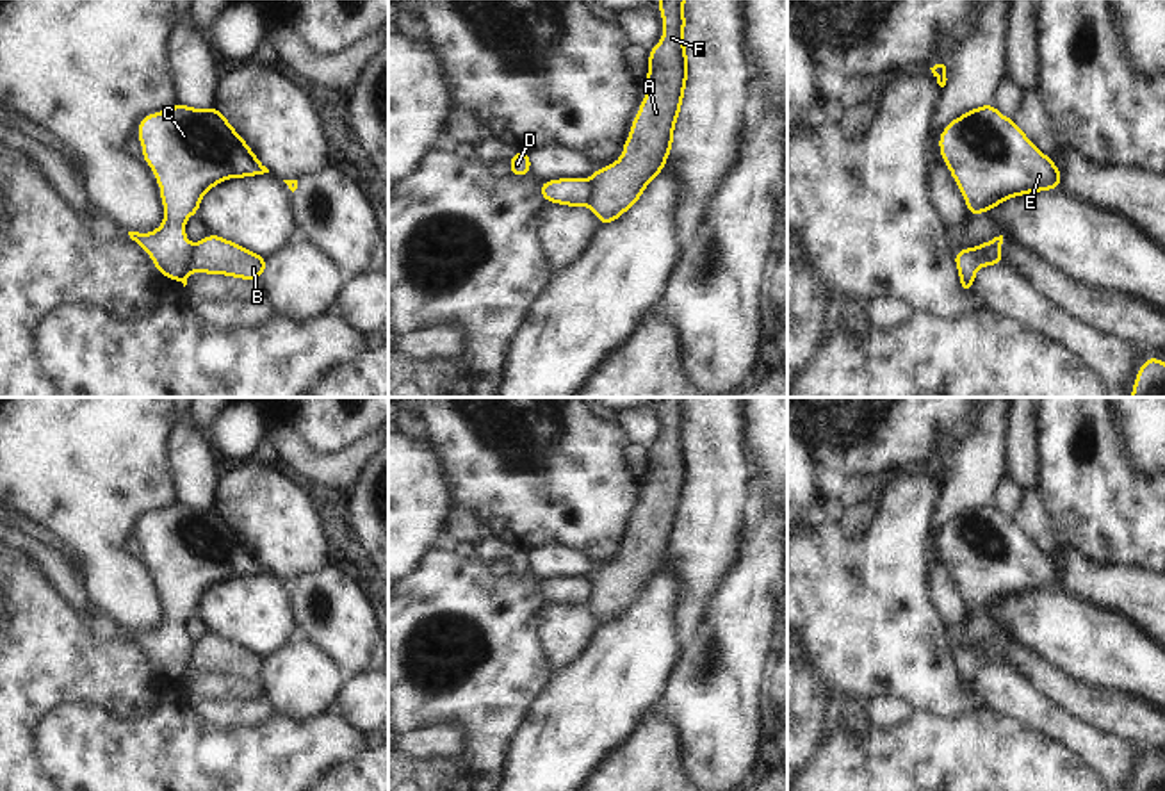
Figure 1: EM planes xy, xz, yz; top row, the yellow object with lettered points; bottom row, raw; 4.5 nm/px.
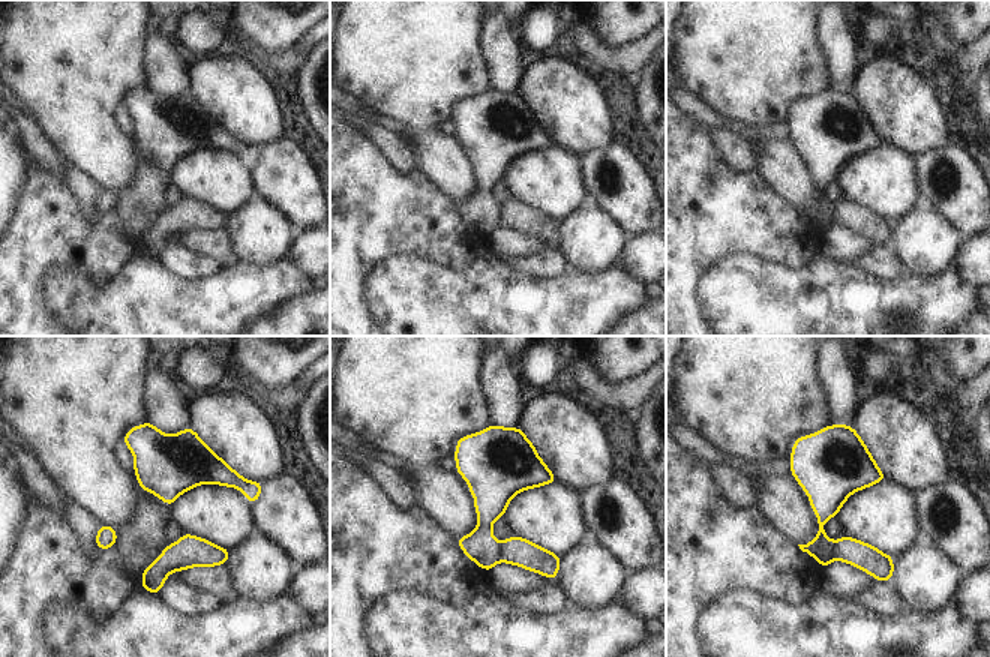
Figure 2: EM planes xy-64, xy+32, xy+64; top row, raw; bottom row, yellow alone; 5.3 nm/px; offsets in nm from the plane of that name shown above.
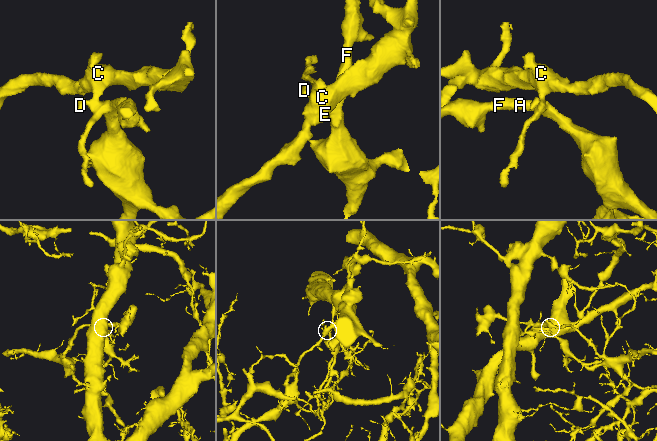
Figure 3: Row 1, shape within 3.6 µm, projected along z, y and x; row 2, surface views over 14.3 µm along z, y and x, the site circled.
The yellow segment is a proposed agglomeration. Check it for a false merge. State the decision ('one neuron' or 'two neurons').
two neurons

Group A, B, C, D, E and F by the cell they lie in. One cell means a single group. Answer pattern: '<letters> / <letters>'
A B F / C D E

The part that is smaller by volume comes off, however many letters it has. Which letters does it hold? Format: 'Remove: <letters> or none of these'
Remove: C, D, E

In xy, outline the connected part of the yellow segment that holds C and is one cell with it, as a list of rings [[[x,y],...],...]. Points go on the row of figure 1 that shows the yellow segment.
[[[176,105],[144,114],[137,125],[141,157],[160,187],[164,221],[150,233],[128,232],[155,269],[171,281],[187,271],[192,244],[185,223],[200,214],[200,201],[230,178],[269,173],[249,144],[217,107]]]

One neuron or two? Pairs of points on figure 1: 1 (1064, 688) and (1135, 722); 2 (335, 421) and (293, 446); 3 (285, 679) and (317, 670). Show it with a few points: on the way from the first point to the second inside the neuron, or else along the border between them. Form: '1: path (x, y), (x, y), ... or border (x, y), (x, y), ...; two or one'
1: path (1082, 702), (1117, 713); one
2: border (271, 423), (291, 423), (326, 455), (348, 448); two
3: path (293, 679), (310, 677); one

